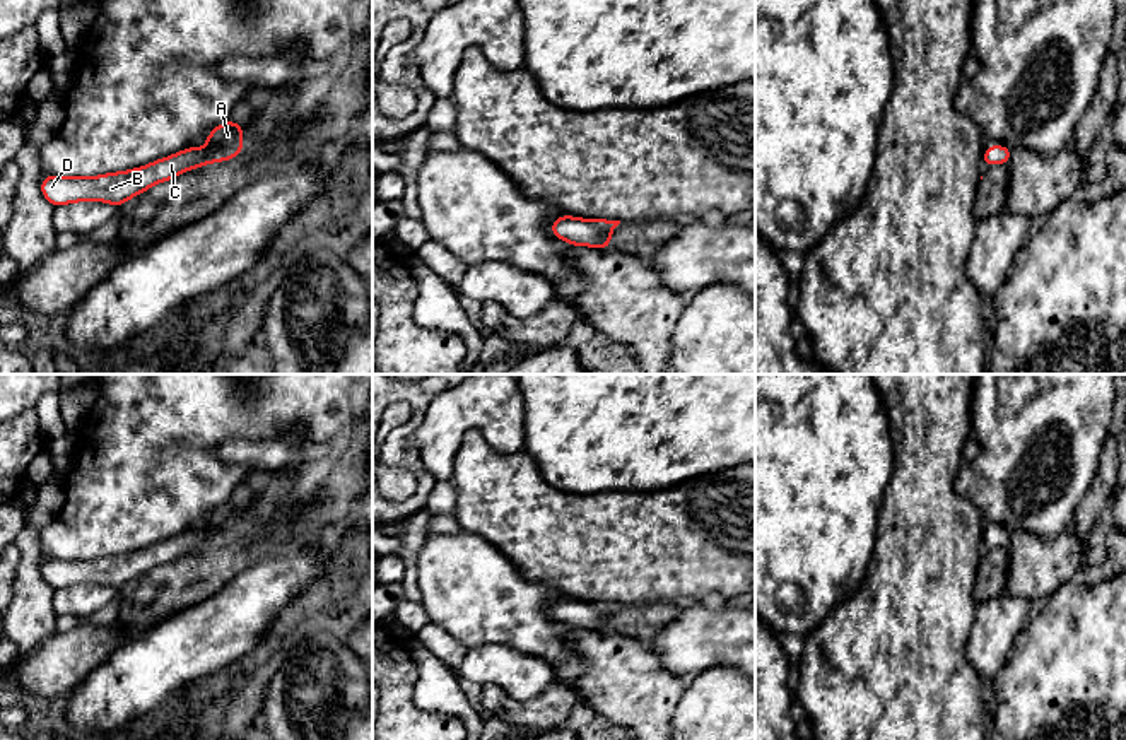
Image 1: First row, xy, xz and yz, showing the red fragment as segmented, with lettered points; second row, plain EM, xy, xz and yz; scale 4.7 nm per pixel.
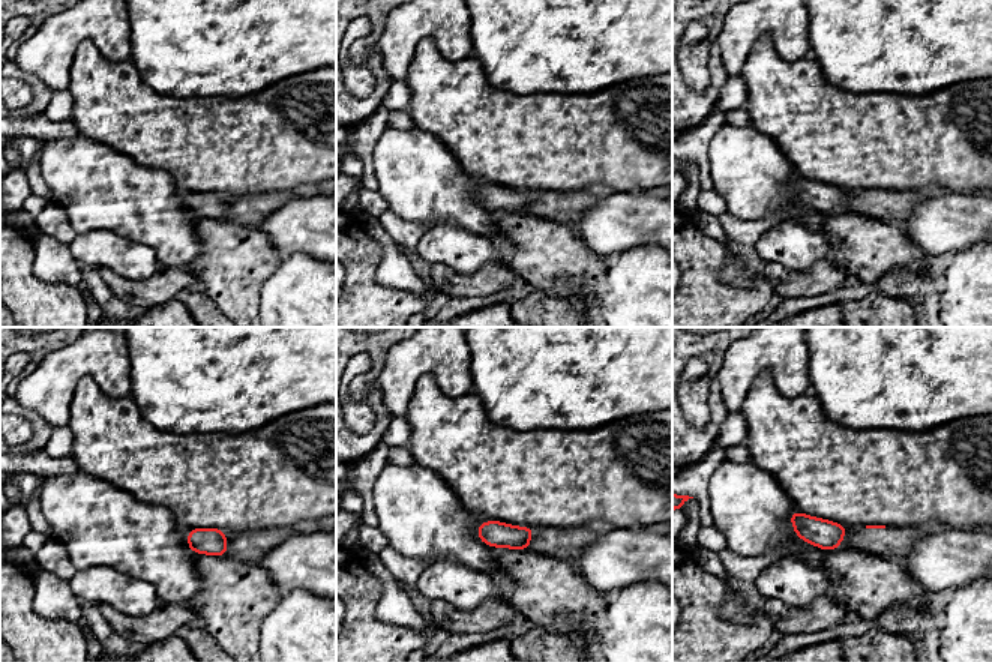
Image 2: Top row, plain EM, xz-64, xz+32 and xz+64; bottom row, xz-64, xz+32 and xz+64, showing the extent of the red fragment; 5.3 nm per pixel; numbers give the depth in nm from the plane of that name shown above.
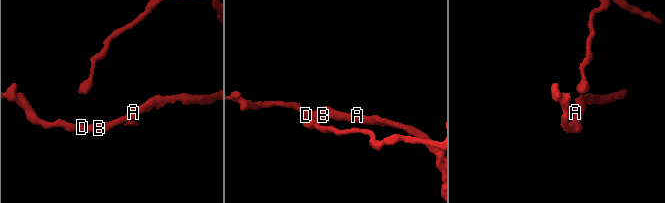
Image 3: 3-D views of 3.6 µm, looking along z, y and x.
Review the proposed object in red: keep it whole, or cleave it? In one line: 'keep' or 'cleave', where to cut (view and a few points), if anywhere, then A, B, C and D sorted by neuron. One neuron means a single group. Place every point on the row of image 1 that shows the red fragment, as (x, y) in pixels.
keep; no cut; A B C D

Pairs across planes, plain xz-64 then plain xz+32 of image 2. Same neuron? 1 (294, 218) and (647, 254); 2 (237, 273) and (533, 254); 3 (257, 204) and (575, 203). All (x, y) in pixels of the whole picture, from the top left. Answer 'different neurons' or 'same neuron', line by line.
1: different neurons
2: same neuron
3: same neuron

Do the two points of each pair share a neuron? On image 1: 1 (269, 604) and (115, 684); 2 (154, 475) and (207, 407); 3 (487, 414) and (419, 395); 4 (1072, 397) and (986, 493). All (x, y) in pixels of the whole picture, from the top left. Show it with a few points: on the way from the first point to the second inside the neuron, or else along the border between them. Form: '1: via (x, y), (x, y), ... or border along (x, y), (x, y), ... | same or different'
1: via (231, 622), (152, 665) | same
2: via (156, 458), (190, 424) | same
3: border along (443, 392), (422, 414) | different
4: via (1048, 419), (1024, 443), (1010, 469) | same

